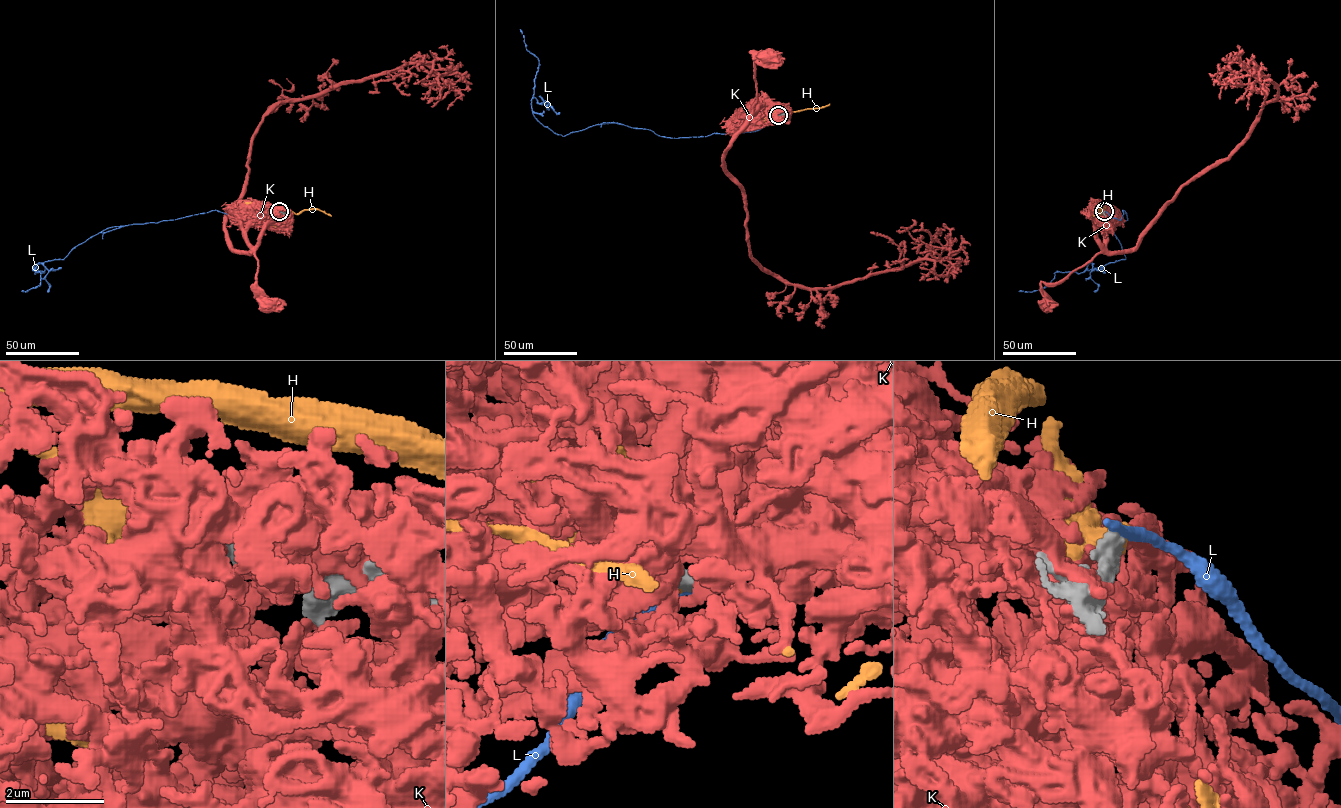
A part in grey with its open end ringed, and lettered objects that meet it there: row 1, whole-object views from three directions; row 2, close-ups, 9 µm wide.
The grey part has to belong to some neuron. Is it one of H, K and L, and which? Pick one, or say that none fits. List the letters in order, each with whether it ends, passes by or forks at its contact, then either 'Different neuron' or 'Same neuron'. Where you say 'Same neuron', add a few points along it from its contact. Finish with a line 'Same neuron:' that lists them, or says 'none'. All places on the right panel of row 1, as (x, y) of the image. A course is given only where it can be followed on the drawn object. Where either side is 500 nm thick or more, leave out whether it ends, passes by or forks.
H: Same neuron
K: Different neuron
L: Different neuron
Same neuron: H

